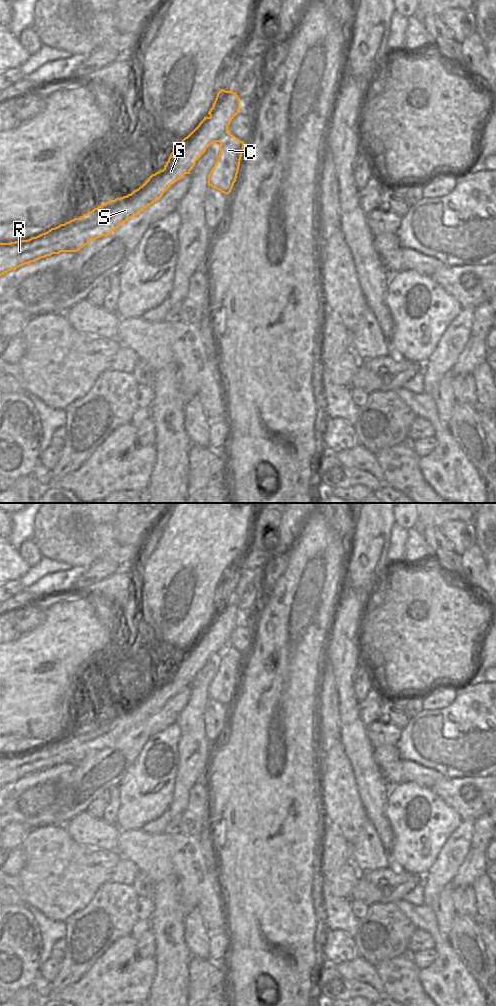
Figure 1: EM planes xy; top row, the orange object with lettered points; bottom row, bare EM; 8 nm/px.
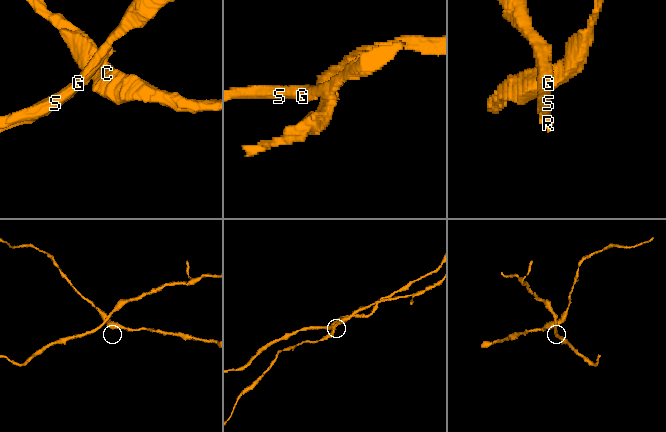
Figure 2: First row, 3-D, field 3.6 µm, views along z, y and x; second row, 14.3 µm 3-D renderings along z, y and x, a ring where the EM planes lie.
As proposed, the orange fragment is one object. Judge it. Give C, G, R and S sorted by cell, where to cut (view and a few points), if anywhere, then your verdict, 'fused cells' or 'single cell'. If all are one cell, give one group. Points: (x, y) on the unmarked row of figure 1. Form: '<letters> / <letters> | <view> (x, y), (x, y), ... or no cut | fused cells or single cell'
C / G R S | xy (228, 644), (217, 653) | fused cells

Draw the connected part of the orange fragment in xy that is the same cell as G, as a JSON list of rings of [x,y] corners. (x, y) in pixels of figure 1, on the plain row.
[[[221,601],[217,605],[213,618],[208,624],[210,628],[205,628],[199,637],[174,660],[163,682],[152,686],[131,706],[110,712],[79,730],[74,730],[65,736],[60,736],[28,752],[0,755],[0,788],[25,776],[35,774],[53,766],[77,764],[93,752],[112,746],[127,732],[137,728],[145,720],[159,712],[162,707],[185,686],[190,686],[196,673],[204,666],[206,661],[211,656],[218,654],[226,648],[232,631],[239,623],[240,611],[237,605],[231,602],[226,603]]]

